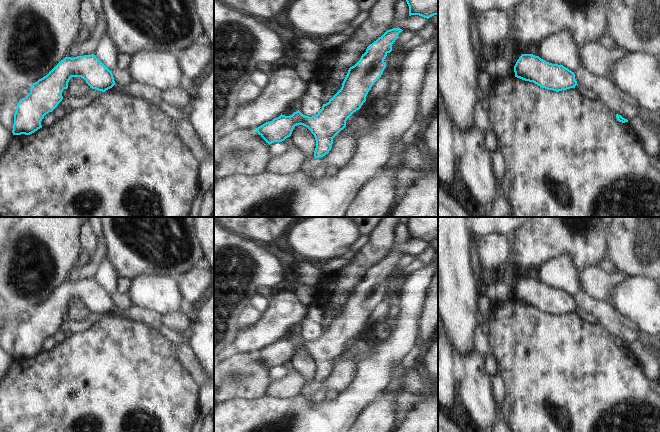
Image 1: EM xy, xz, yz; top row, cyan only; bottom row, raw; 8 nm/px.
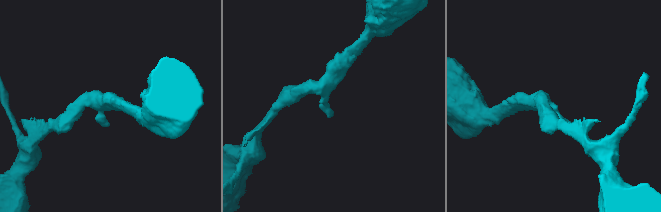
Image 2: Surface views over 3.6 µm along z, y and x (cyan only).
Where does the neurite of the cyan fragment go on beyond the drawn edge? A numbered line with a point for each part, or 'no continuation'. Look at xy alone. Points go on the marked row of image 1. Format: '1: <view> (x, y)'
no continuation

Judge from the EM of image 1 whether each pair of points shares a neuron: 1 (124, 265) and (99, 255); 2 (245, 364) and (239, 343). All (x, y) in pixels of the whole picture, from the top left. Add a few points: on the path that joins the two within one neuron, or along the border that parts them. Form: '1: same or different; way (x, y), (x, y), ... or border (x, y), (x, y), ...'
1: different; border (102, 238), (106, 247), (106, 257)
2: different; border (238, 351), (253, 351), (255, 353)

